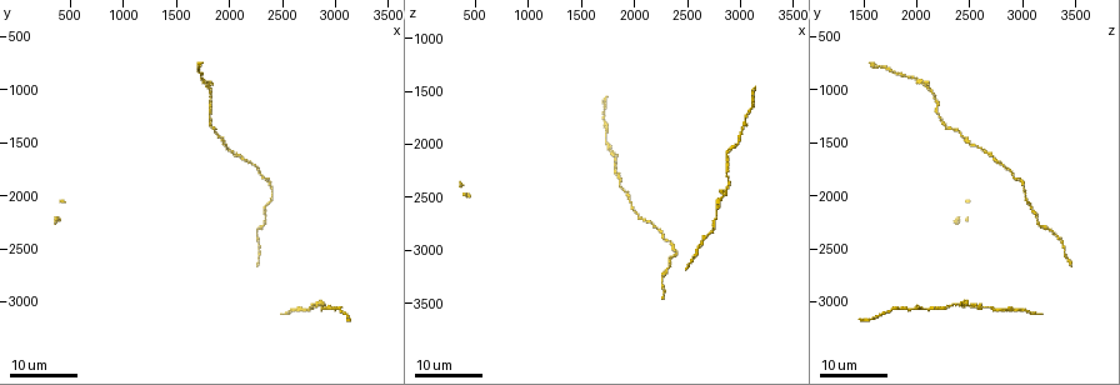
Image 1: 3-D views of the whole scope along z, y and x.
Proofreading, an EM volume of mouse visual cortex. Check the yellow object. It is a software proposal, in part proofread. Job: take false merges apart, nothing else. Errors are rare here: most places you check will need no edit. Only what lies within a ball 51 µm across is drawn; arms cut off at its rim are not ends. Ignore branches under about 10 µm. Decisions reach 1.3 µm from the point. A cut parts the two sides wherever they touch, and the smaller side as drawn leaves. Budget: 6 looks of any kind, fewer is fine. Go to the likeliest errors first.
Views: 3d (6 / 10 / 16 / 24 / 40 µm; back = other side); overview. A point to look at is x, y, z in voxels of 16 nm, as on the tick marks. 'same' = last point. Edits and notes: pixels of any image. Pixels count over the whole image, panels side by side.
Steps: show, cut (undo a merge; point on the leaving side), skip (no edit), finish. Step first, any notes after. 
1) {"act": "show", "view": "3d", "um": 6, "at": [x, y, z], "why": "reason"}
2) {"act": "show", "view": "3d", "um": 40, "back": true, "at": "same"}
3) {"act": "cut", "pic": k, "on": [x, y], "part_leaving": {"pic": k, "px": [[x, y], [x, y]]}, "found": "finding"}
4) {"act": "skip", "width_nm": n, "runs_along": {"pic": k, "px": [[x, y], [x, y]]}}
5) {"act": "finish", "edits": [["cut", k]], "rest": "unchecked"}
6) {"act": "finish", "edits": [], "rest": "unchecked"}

{"act": "show", "view": "3d", "um": 24, "at": [1860, 1360, 2360], "why": "sudden change in width"}

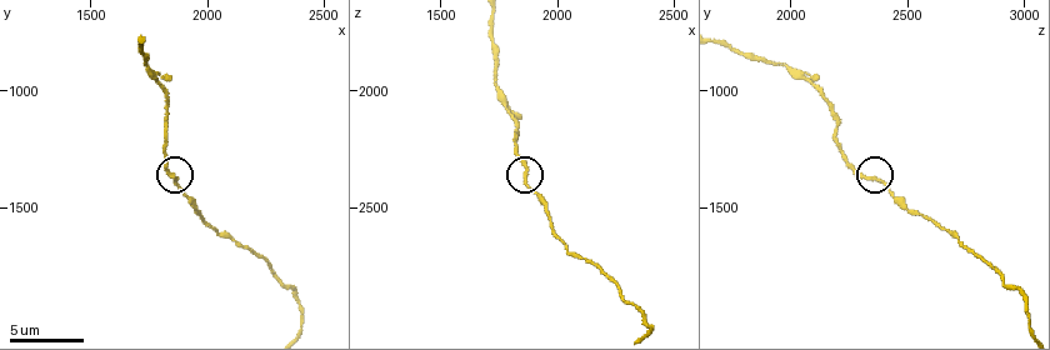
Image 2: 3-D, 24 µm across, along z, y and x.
{"act": "show", "view": "3d", "um": 10, "at": [1860, 1370, 2340]}

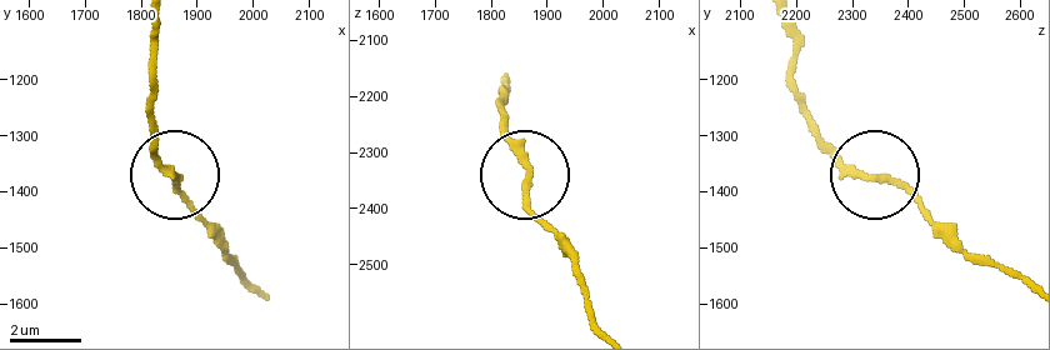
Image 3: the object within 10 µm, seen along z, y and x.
{"act": "skip", "width_nm": 210, "runs_along": {"pic": 3, "px": [[1025, 279], [963, 249], [909, 195], [855, 174], [814, 135]]}, "found": "all the same neuron"}

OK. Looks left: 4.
{"act": "show", "view": "3d", "um": 24, "at": [2860, 3020, 2400], "why": "thick turns thin"}

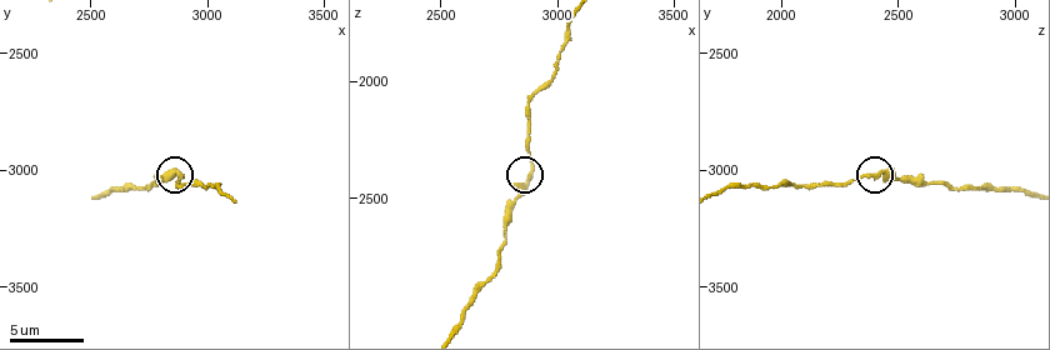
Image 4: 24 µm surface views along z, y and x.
{"act": "show", "view": "3d", "um": 10, "at": [2880, 3030, 2400]}

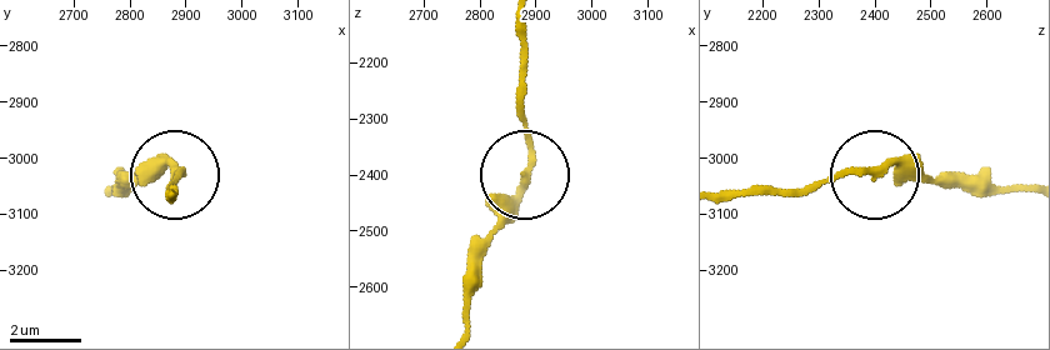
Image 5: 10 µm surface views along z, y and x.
{"act": "skip", "found": "one neuron here"}

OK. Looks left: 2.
{"act": "finish", "edits": [], "rest": "unchecked"}

